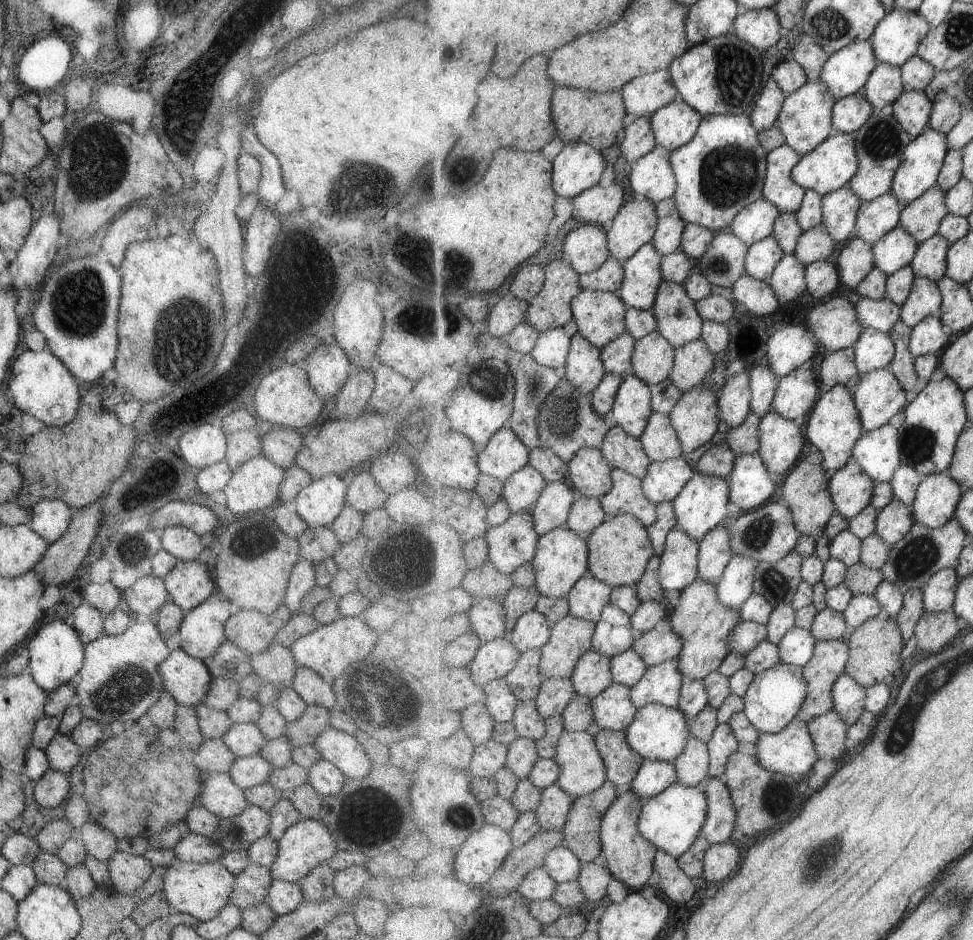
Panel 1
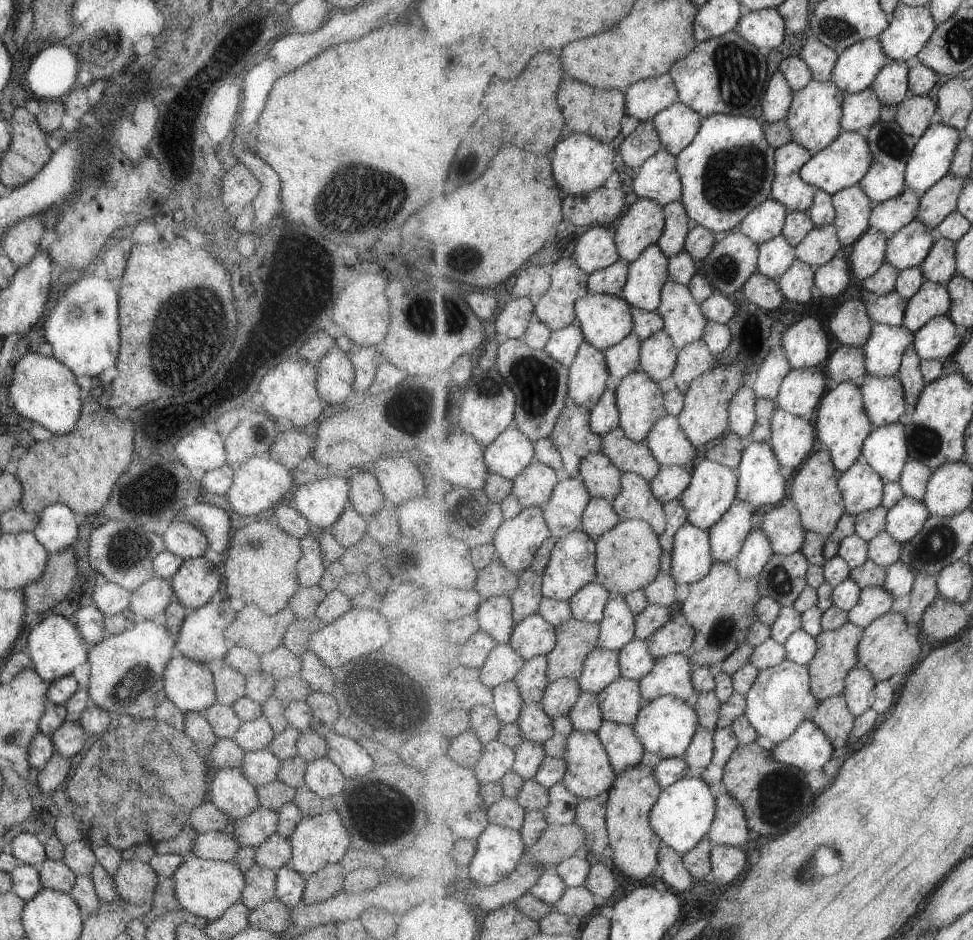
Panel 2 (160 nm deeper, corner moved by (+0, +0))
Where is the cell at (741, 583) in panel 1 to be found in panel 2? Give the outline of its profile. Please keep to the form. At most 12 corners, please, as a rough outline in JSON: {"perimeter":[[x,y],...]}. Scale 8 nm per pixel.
{"perimeter":[[752,531],[735,561],[743,580],[759,577],[773,556],[767,534]]}

